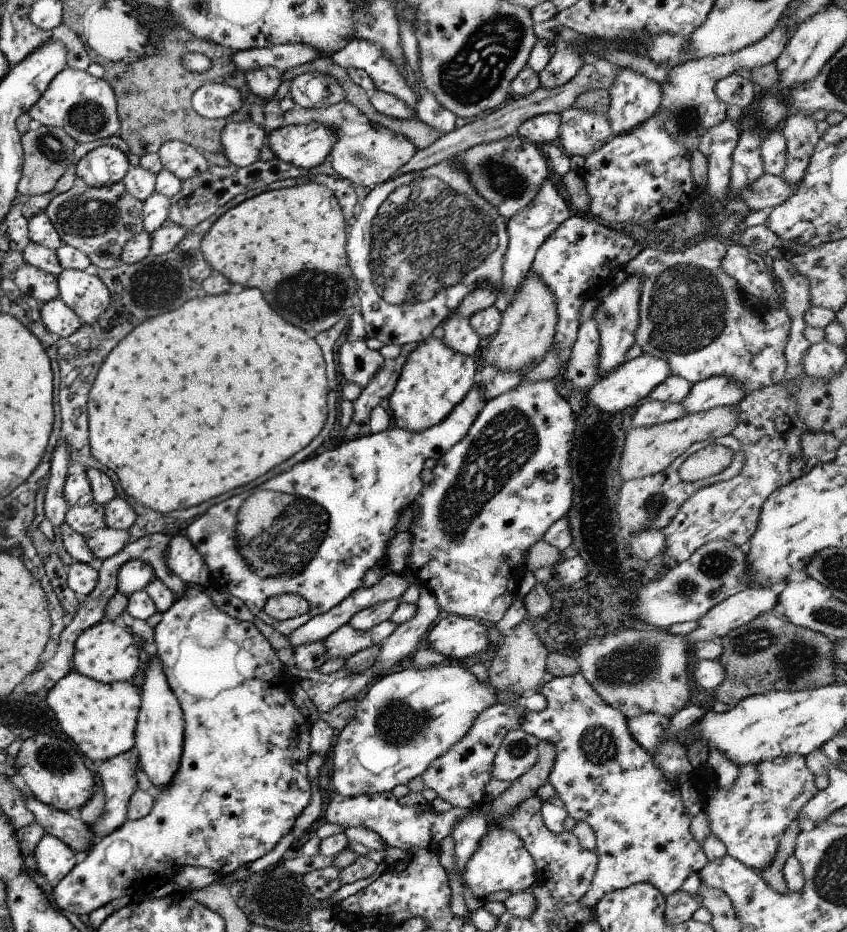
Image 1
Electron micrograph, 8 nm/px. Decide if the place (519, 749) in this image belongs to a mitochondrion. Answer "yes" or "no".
yes

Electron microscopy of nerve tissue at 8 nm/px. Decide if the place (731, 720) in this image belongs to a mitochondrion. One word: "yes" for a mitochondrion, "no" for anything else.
no

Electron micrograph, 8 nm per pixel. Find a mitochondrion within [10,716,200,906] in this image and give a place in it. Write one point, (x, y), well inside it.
(56, 761)

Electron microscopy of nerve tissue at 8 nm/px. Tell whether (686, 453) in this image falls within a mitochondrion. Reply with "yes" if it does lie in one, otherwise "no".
no

